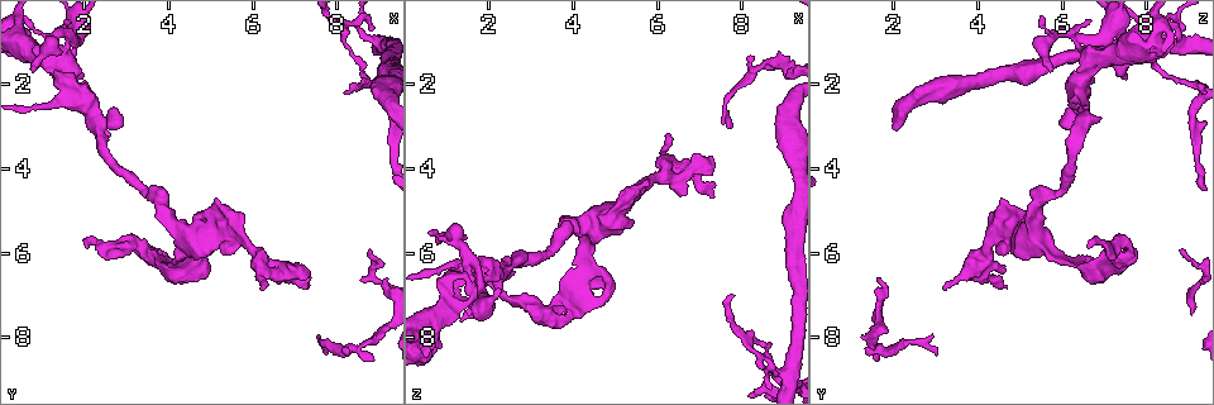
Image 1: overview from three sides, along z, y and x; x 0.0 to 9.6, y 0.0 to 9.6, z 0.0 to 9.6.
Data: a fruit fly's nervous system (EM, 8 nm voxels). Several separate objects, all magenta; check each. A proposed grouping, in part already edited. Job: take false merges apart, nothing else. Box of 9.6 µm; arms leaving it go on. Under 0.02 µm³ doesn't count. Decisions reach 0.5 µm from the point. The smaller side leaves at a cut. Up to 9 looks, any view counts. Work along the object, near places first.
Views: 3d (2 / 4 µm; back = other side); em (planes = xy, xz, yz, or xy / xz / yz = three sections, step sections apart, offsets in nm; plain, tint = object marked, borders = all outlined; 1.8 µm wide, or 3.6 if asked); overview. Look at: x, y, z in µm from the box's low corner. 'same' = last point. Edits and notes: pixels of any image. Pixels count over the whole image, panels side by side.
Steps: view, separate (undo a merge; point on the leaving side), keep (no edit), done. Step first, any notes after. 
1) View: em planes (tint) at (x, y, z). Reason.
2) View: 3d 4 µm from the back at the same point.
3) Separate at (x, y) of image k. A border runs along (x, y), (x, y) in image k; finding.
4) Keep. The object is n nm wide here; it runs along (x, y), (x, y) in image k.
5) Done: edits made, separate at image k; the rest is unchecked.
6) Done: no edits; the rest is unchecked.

View: em yz step 4 (tint) at (1.65, 1.30, 6.80).

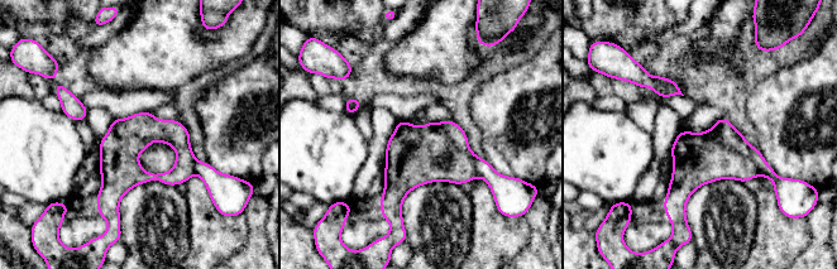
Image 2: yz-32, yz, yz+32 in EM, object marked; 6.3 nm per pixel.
Separate at (722, 126) of image 2. A border runs along (712, 128), (747, 155), (760, 173) in image 2; two neurons meet here.

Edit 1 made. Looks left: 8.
View: em 3.6 µm yz step 8 (tint) at (5.10, 5.50, 5.05).

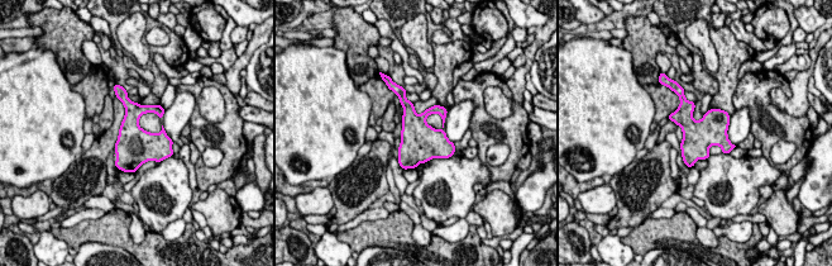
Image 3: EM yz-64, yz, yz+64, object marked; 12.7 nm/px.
View: em 3.6 µm xy step 4 (tint) at the same point. Cut it another way.

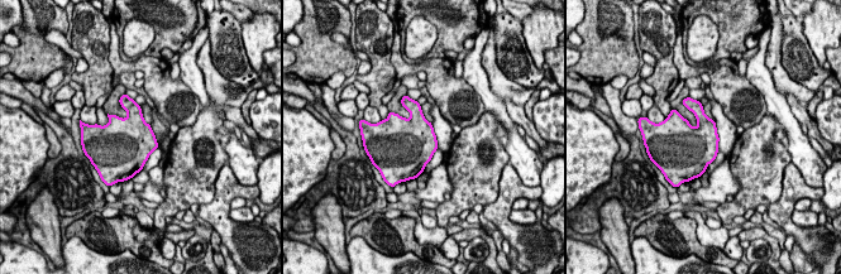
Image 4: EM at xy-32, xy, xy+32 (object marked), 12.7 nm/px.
Keep. One neuron here.

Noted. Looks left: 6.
View: em planes (tint) at (8.55, 8.15, 1.45). Thin neck.

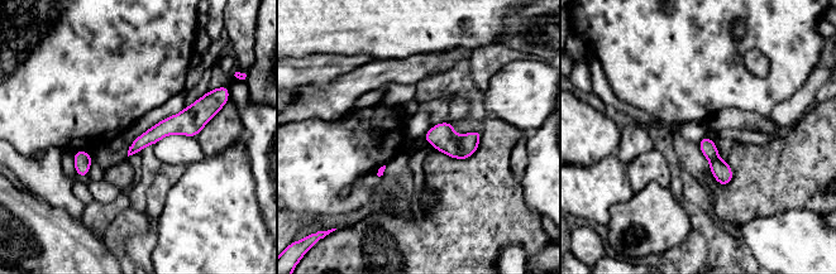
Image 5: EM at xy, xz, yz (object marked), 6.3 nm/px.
Keep. It runs along (206, 107), (132, 150) in image 5; one neuron here.

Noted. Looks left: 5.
View: em planes (tint) at (4.05, 6.30, 7.45). Arms part here.

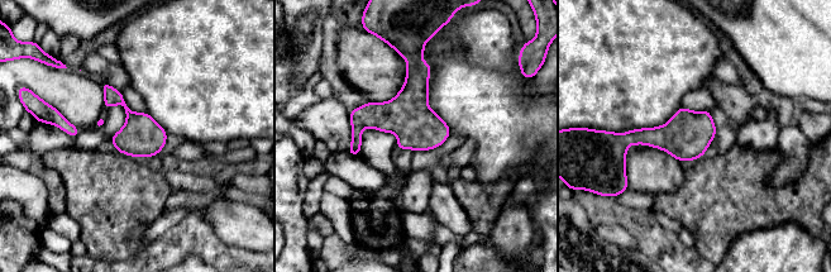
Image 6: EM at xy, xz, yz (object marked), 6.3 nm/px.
Keep. All the same neuron.

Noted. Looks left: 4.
Done: edits made, separate at image 2; the rest is unchecked.

